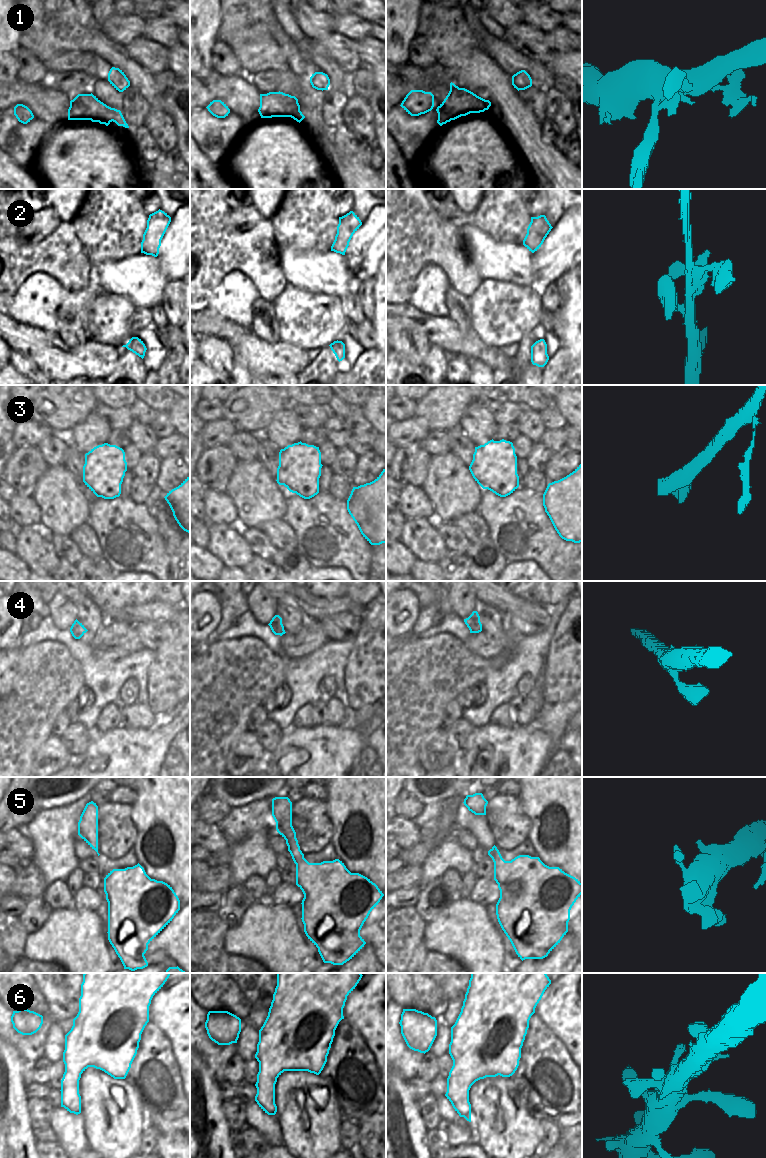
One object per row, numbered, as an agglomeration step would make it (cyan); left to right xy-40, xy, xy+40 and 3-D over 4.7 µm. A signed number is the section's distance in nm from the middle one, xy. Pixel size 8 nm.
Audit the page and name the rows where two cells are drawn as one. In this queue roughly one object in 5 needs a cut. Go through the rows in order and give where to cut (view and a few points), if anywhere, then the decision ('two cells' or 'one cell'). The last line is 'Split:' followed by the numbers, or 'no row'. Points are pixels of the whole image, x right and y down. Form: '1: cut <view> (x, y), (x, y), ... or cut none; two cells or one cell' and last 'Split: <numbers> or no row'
1: cut none; one cell
2: cut none; one cell
3: cut none; one cell
4: cut none; one cell
5: cut none; one cell
6: cut none; one cell
Split: no row

